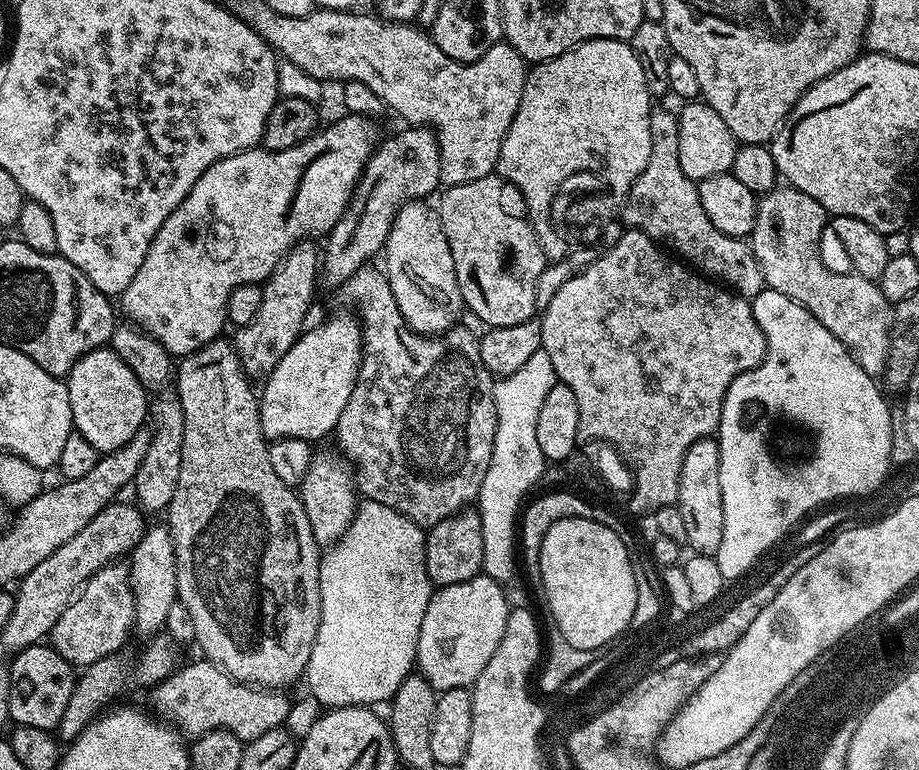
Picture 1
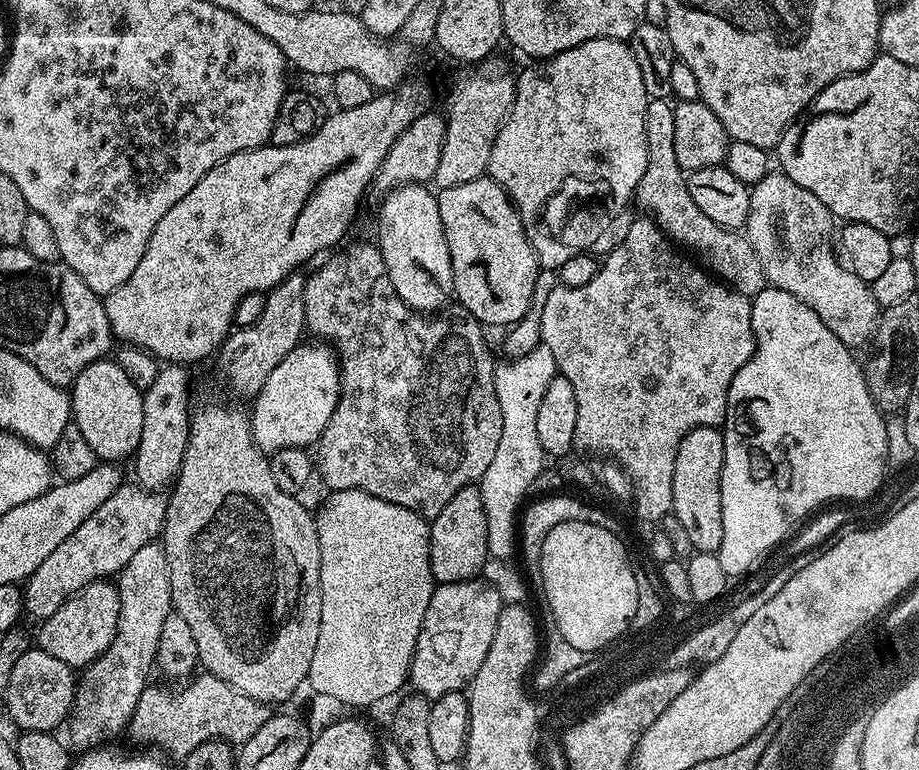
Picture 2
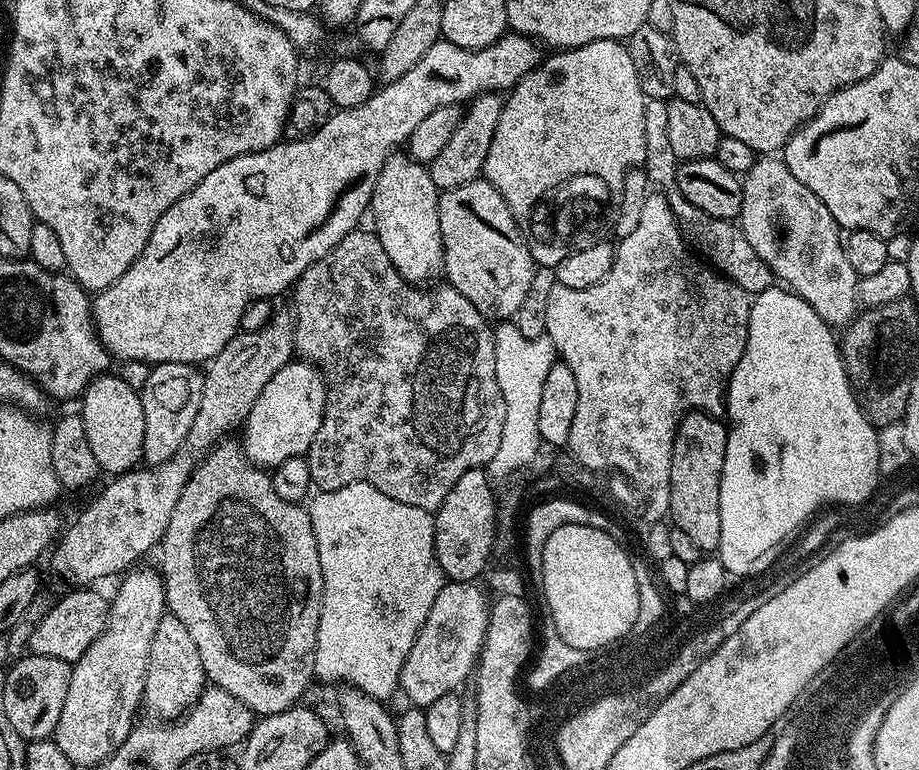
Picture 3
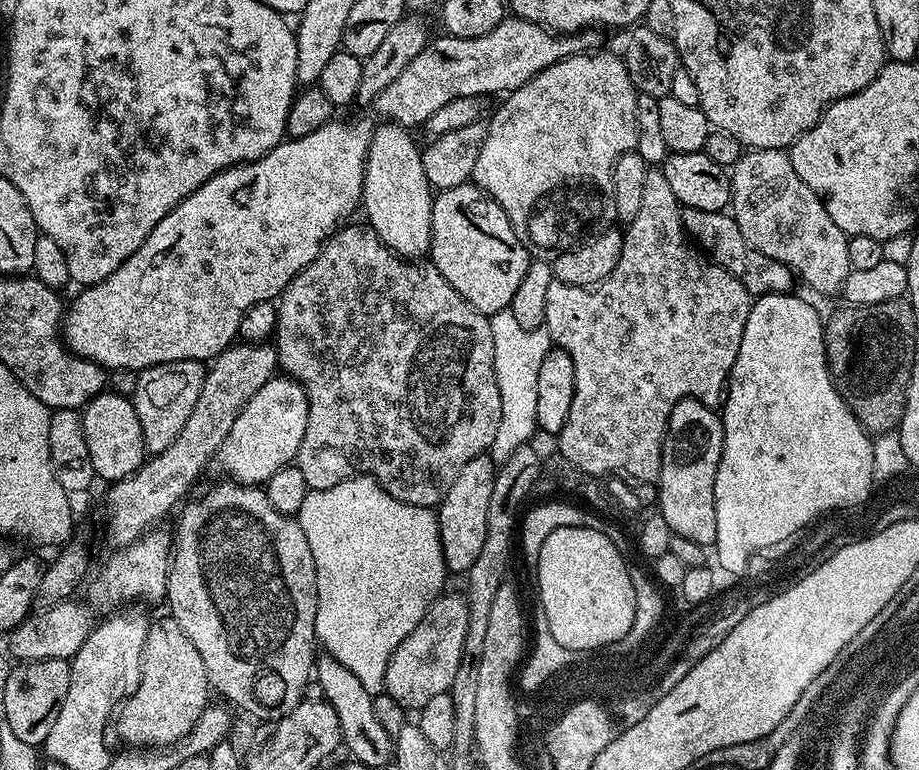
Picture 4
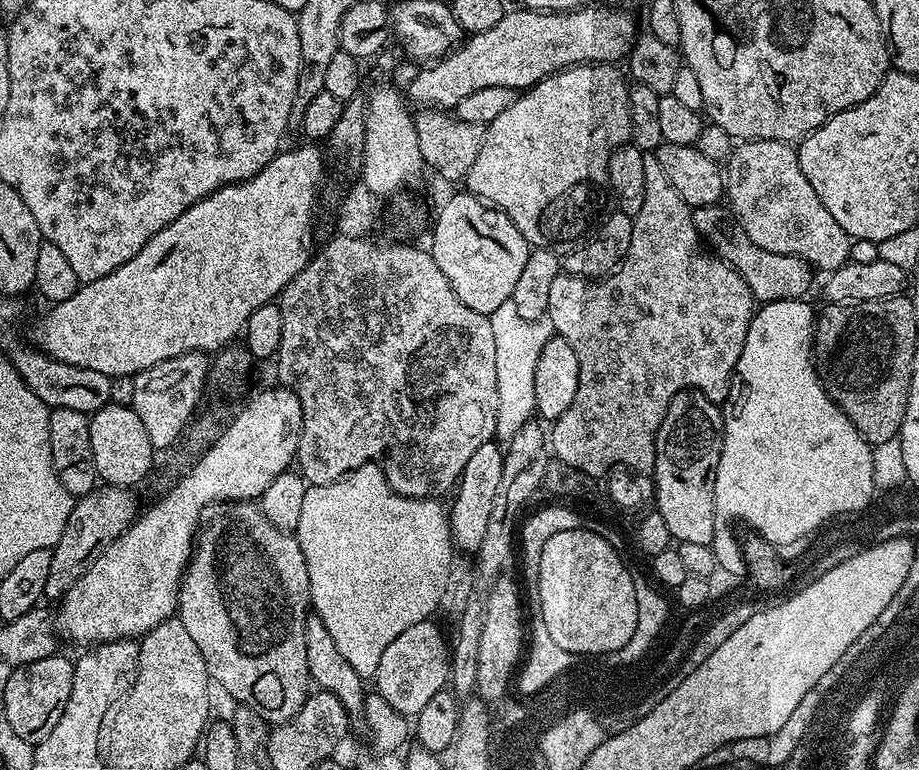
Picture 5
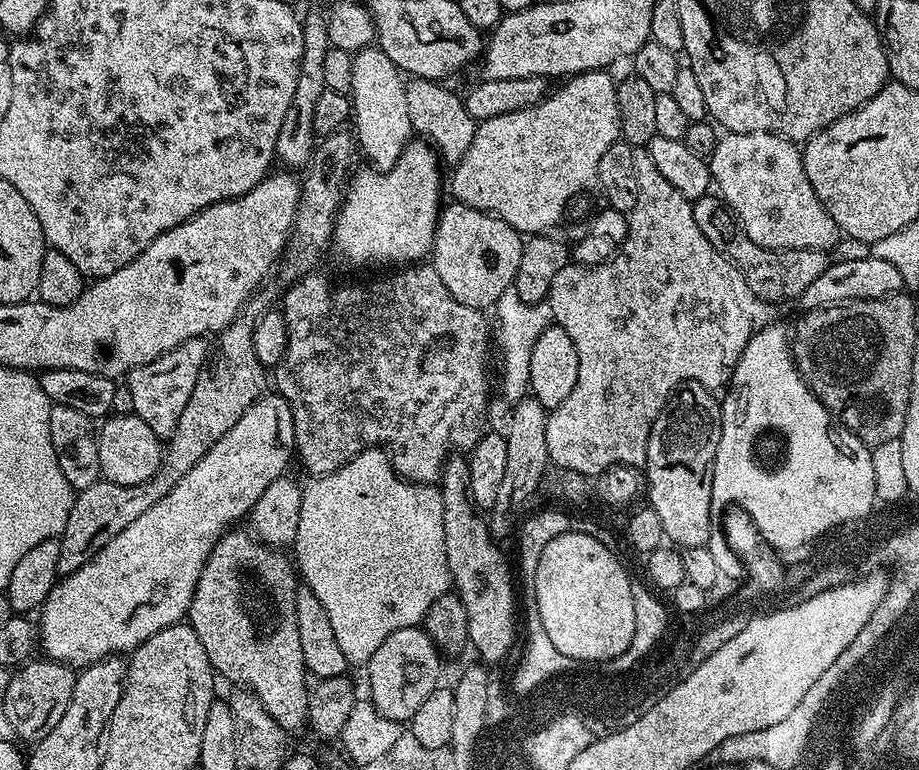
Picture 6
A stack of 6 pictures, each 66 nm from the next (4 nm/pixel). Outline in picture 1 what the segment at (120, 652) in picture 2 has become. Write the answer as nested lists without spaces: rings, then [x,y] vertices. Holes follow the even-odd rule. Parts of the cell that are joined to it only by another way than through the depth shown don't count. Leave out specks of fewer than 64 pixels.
[[[163,523],[145,527],[144,536],[130,553],[128,577],[132,583],[132,593],[136,603],[136,622],[134,625],[141,637],[157,635],[170,614],[170,606],[177,603],[176,598],[176,559],[172,535]]]

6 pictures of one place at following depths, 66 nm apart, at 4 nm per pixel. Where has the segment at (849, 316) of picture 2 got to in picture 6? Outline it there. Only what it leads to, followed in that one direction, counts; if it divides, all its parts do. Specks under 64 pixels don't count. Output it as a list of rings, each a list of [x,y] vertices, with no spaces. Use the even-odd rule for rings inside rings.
[[[729,132],[719,137],[711,156],[707,157],[708,168],[712,172],[712,183],[725,204],[732,209],[732,215],[740,222],[744,233],[758,246],[778,250],[802,250],[809,248],[815,252],[827,253],[835,249],[842,233],[840,227],[830,218],[822,206],[810,178],[806,178],[804,157],[801,149],[785,136],[774,132]]]

